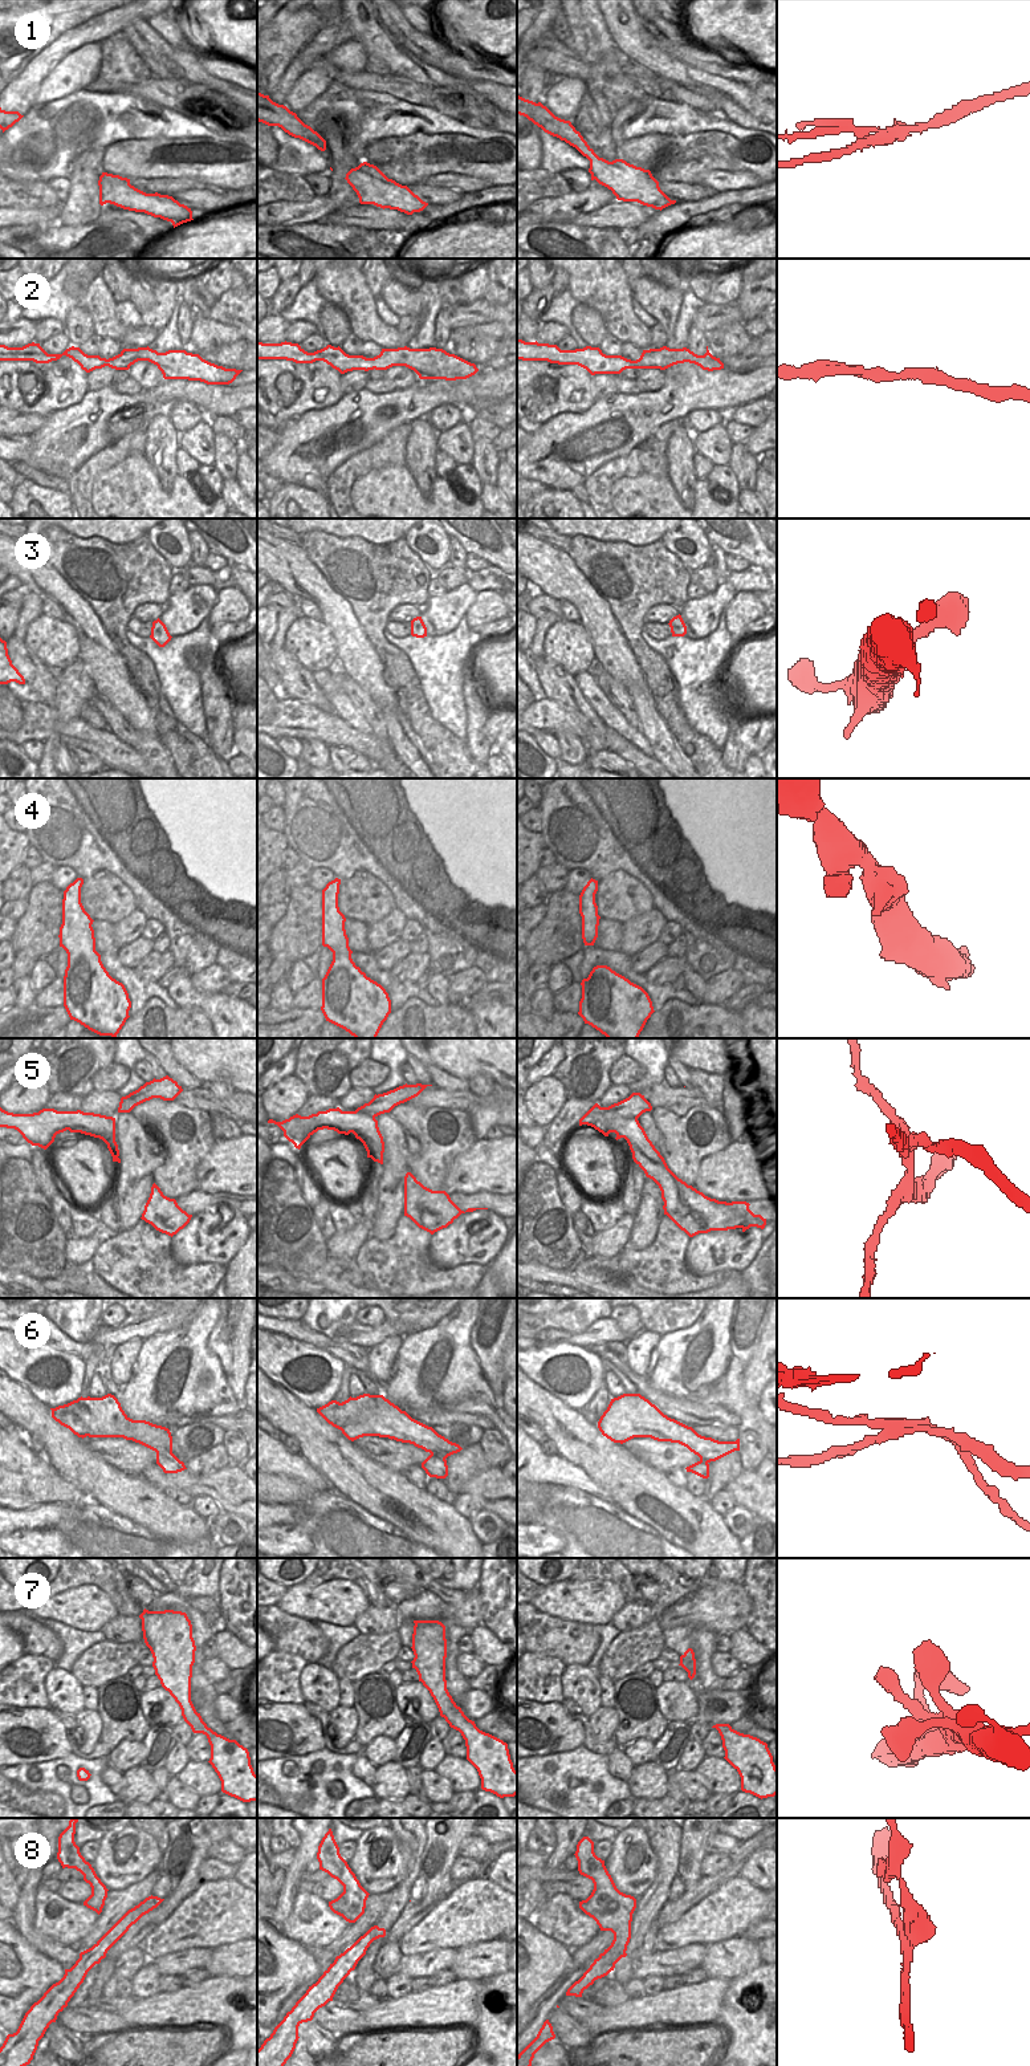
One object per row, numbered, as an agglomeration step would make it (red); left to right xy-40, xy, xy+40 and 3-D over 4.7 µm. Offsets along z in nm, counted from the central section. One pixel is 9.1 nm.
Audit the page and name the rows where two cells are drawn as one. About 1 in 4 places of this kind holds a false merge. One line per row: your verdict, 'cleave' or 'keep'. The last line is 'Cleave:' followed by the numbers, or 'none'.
1: cleave
2: keep
3: keep
4: keep
5: cleave
6: cleave
7: keep
8: cleave
Cleave: 1, 5, 6, 8

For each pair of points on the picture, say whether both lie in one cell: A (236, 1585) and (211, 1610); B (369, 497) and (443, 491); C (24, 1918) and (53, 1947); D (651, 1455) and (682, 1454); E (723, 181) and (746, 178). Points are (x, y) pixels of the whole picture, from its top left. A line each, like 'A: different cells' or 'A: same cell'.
A: different cells
B: same cell
C: same cell
D: same cell
E: same cell

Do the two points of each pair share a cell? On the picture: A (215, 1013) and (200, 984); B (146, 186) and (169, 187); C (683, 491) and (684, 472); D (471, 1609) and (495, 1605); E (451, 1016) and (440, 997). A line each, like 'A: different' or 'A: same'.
A: different
B: same
C: same
D: different
E: different

